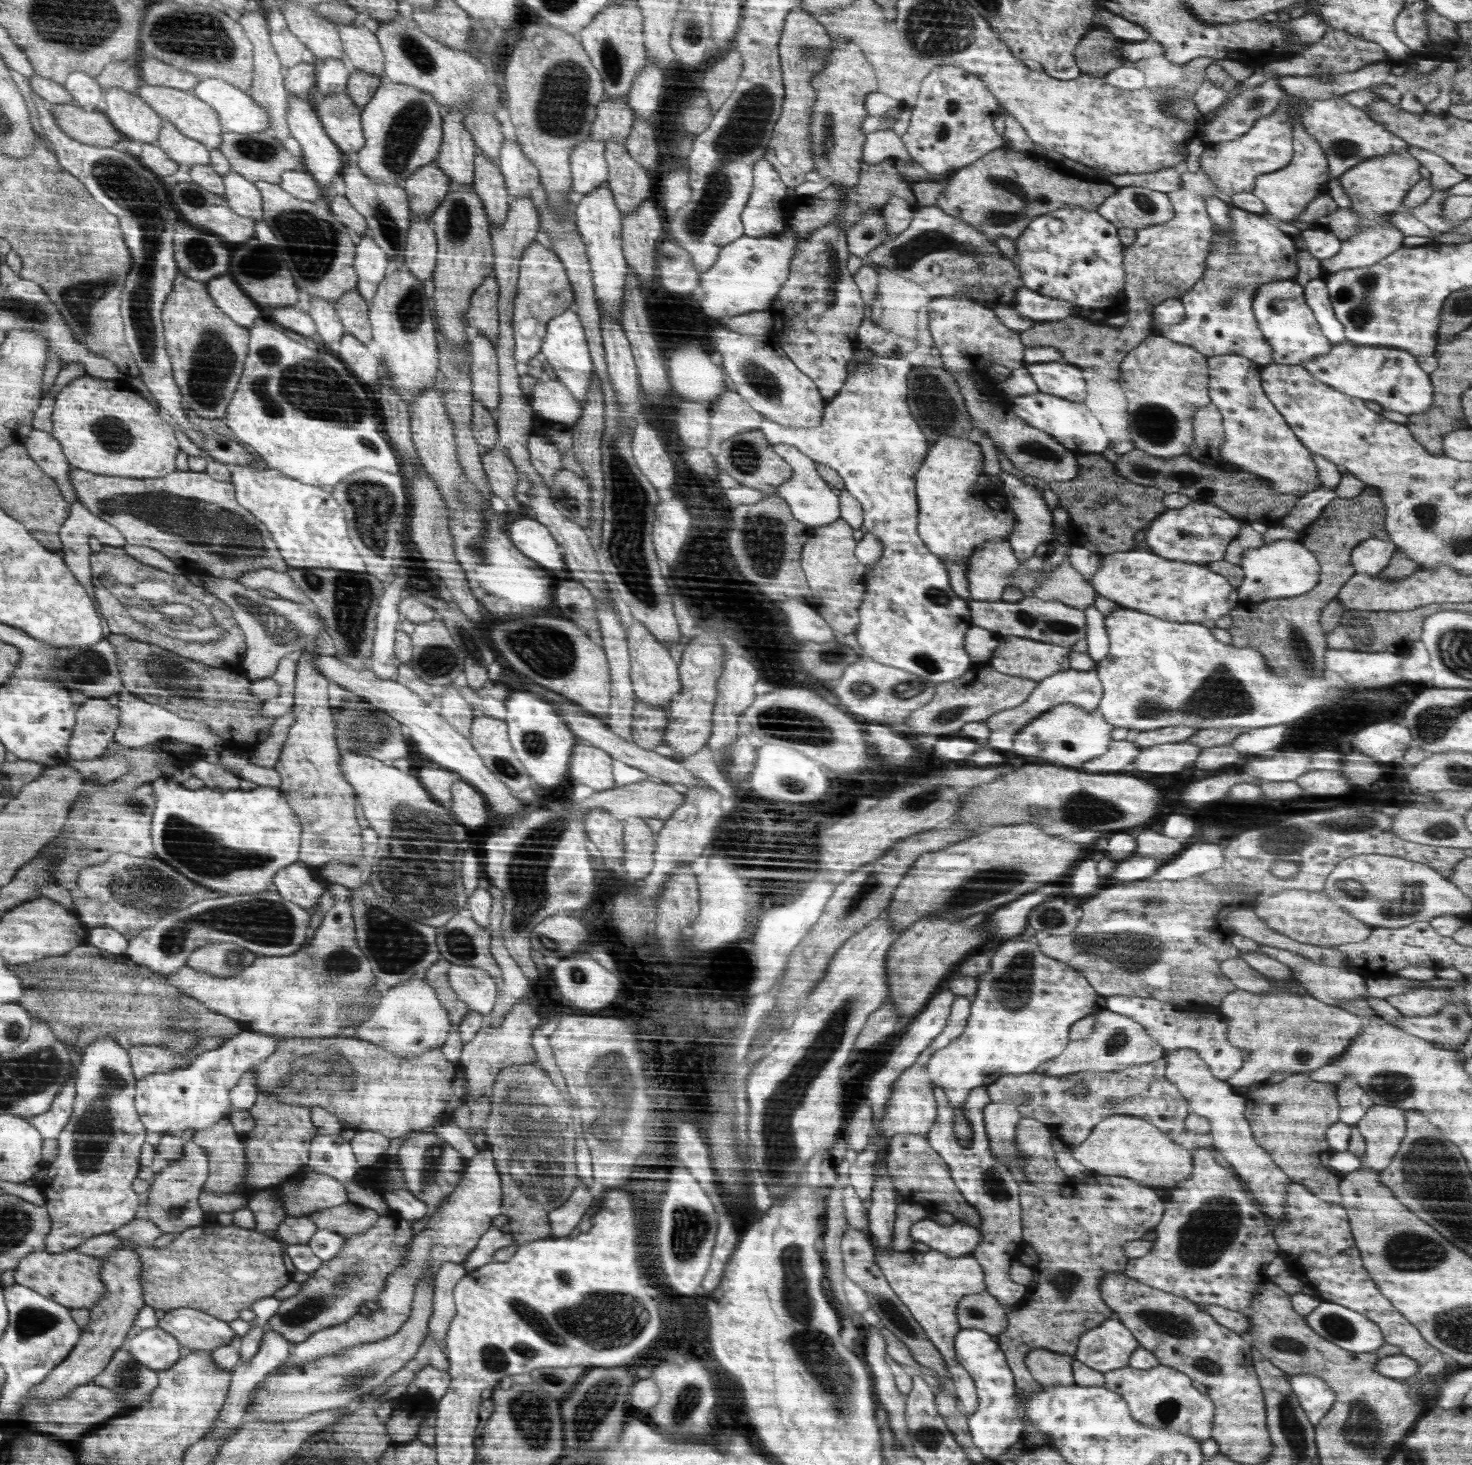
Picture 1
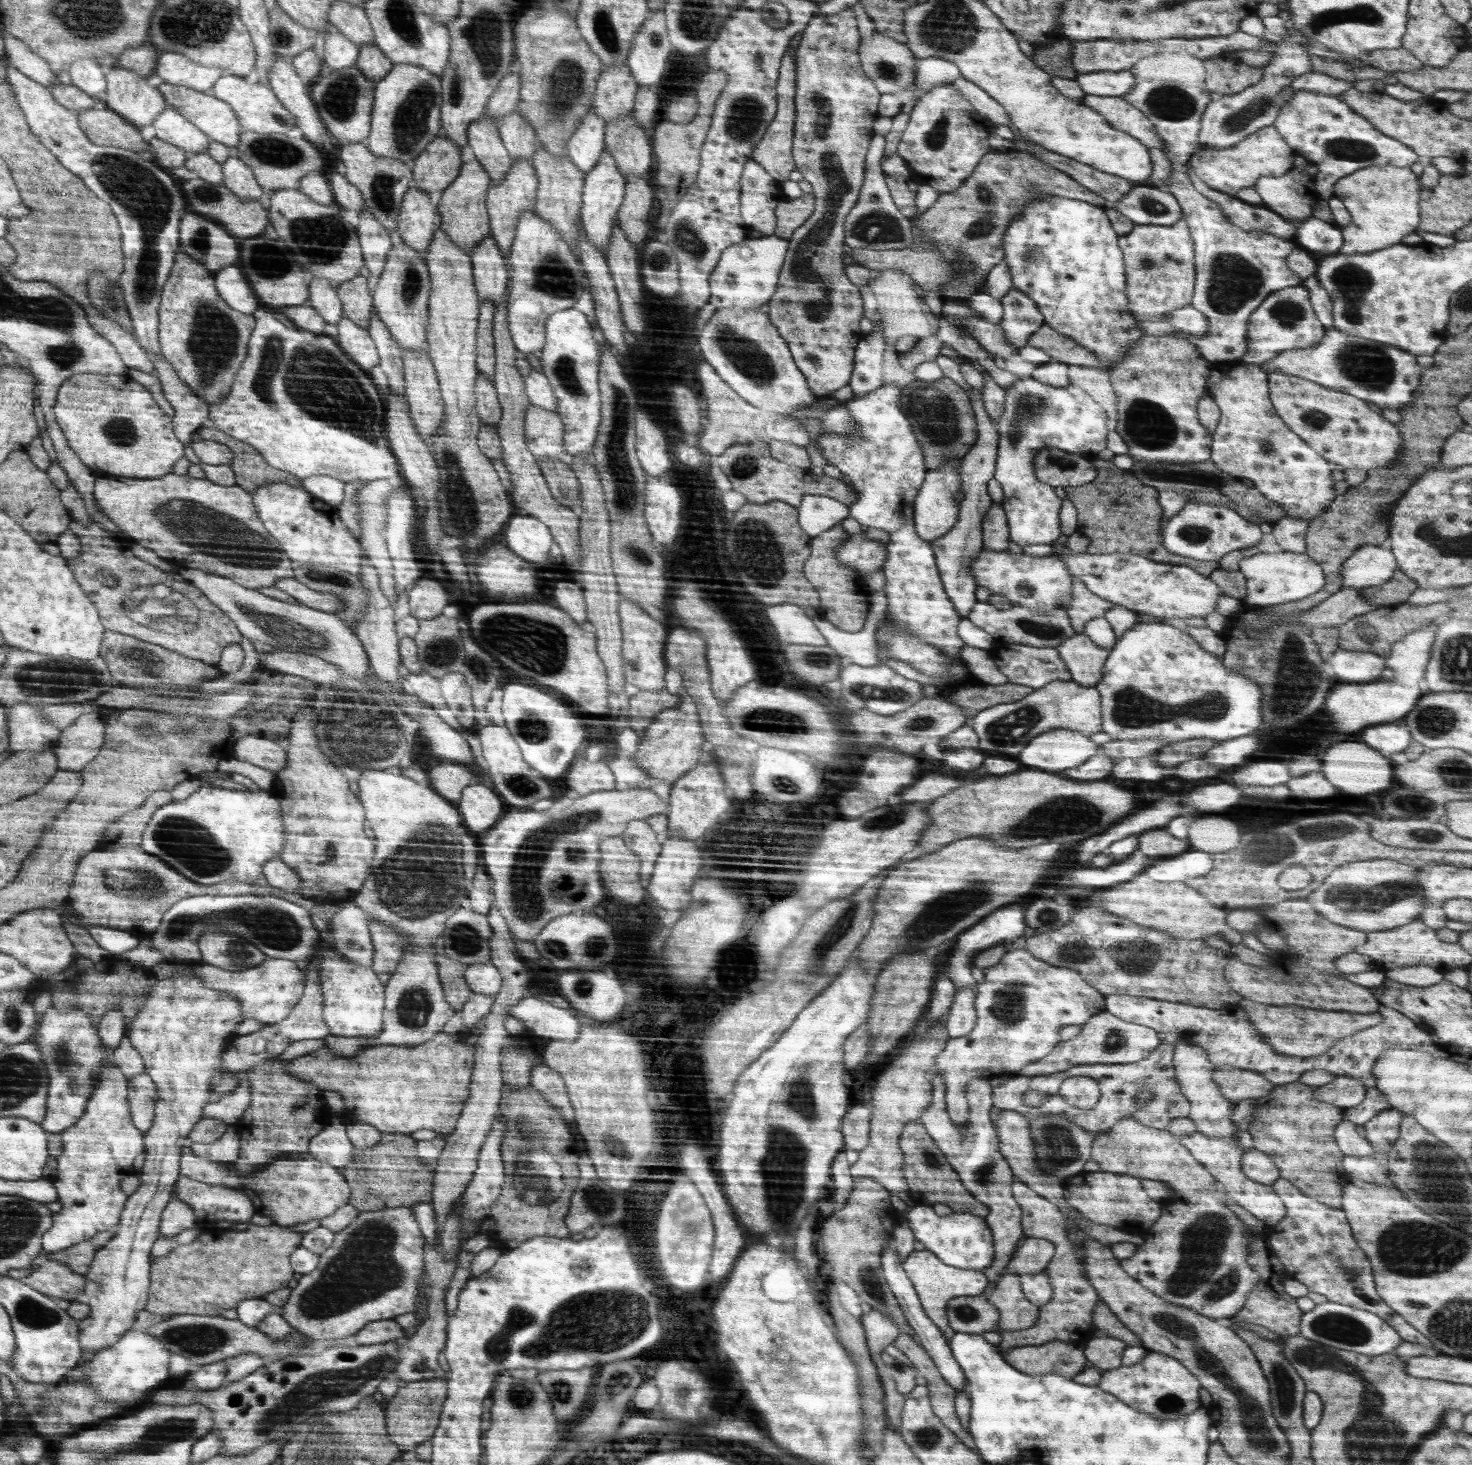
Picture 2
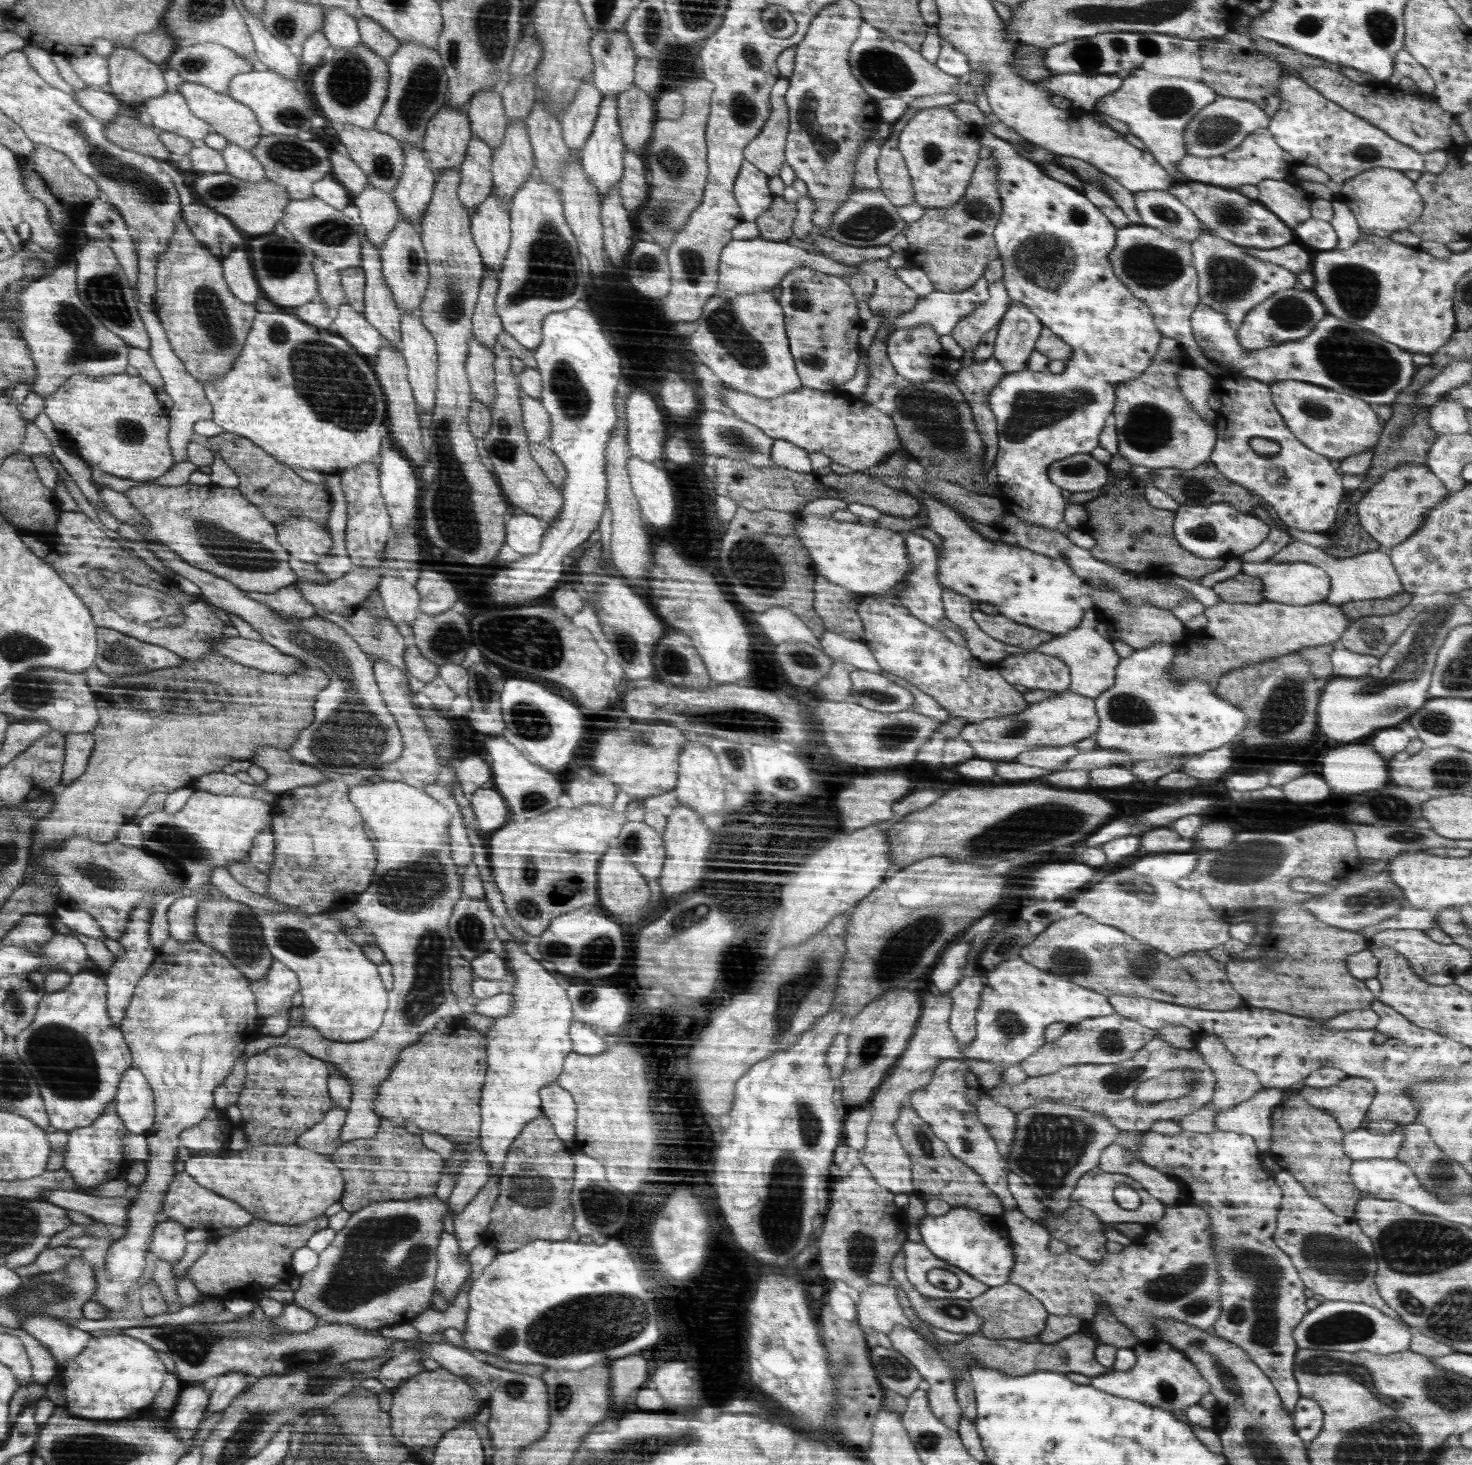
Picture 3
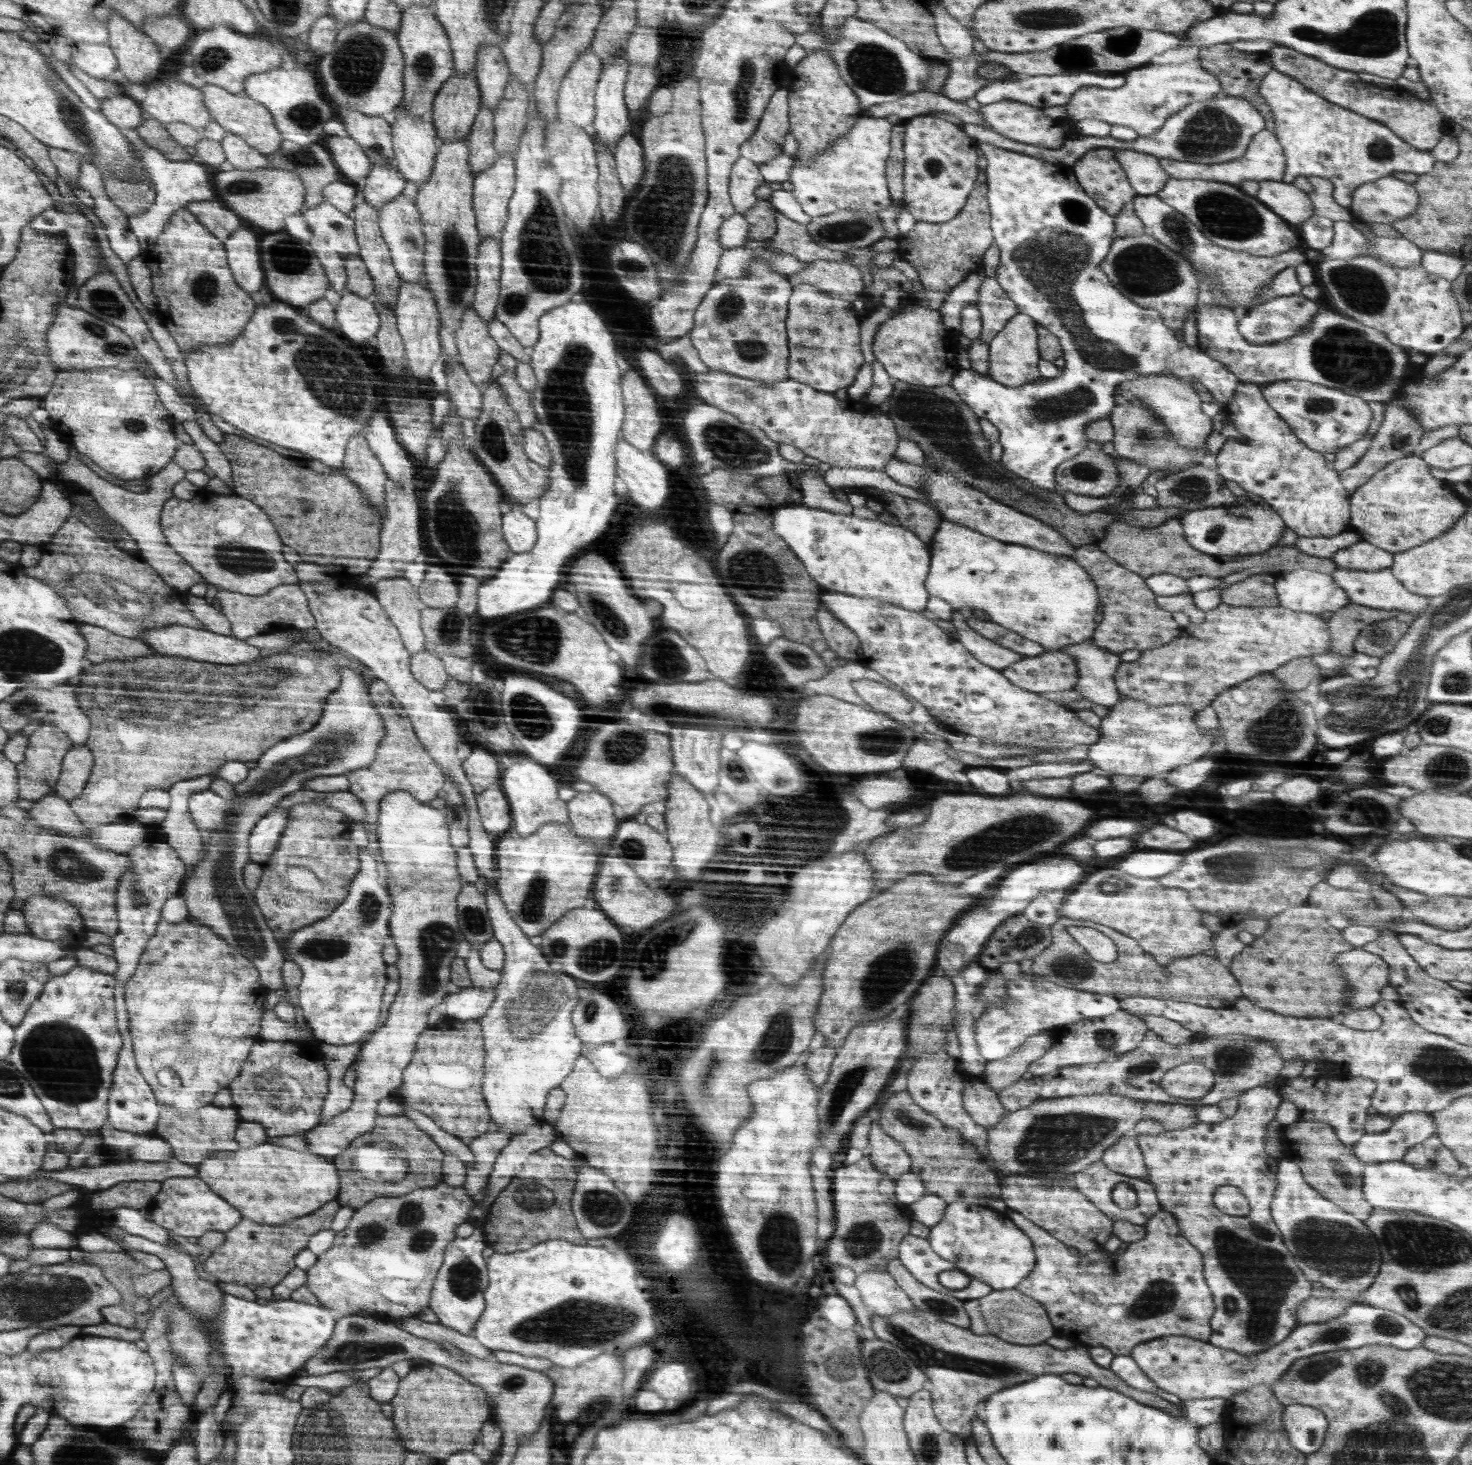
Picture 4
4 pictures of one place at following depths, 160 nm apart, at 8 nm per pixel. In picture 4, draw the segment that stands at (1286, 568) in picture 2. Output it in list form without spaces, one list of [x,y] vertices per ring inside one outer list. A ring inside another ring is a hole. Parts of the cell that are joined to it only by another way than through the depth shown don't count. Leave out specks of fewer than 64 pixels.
[[[1308,569],[1278,573],[1275,589],[1279,604],[1285,609],[1296,612],[1304,611],[1305,613],[1324,616],[1324,613],[1336,612],[1349,603],[1348,595],[1335,584],[1331,575]]]

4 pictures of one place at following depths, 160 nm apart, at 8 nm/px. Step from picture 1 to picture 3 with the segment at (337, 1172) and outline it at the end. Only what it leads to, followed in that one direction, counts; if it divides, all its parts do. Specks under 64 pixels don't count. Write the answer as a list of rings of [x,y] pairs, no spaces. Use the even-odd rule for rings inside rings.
[[[332,1104],[323,1120],[300,1136],[296,1144],[312,1152],[331,1156],[343,1143],[339,1136],[342,1126],[345,1125],[346,1115],[346,1110]]]

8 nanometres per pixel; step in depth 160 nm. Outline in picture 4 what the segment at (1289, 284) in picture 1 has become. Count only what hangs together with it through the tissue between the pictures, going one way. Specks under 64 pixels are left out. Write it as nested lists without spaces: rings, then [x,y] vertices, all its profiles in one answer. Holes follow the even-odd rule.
[[[1299,294],[1274,298],[1261,304],[1258,308],[1247,313],[1241,313],[1237,319],[1239,334],[1248,343],[1254,345],[1270,345],[1281,342],[1298,334],[1303,326],[1312,321],[1312,317],[1318,313],[1318,304],[1315,300],[1308,300],[1306,296]]]

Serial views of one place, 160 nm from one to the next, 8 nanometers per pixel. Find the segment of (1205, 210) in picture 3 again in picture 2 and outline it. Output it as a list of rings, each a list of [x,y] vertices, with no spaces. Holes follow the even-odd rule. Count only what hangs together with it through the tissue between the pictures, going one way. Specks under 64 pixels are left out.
[[[1188,166],[1188,173],[1190,173],[1194,188],[1203,197],[1216,203],[1227,216],[1225,219],[1245,231],[1262,231],[1288,241],[1294,239],[1299,226],[1304,221],[1302,219],[1284,218],[1266,206],[1252,206],[1236,196],[1233,197],[1219,190],[1214,190],[1203,179],[1196,176],[1196,172],[1190,166]]]

